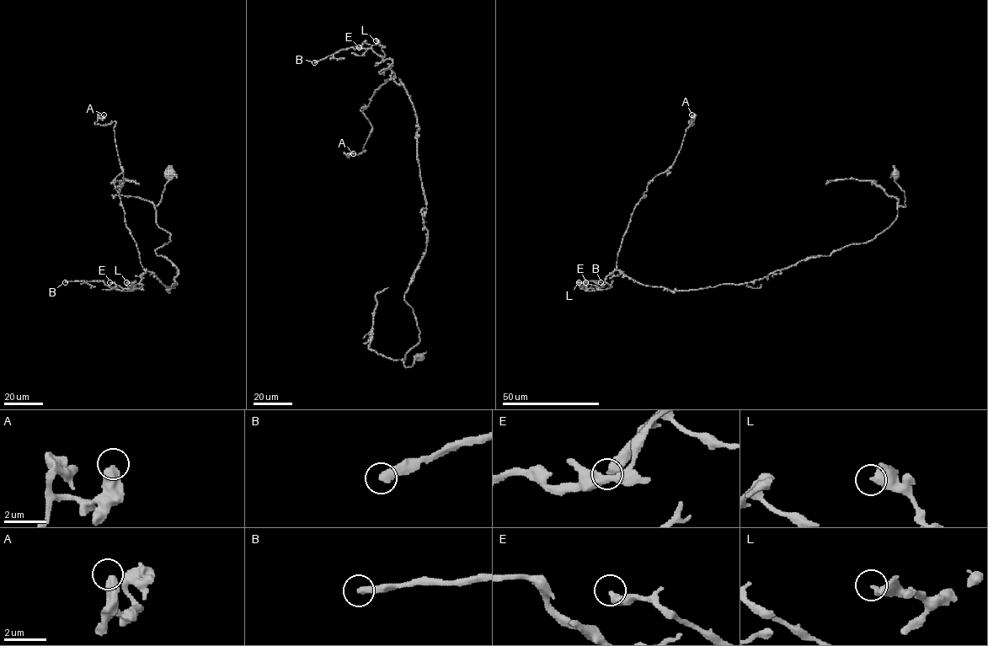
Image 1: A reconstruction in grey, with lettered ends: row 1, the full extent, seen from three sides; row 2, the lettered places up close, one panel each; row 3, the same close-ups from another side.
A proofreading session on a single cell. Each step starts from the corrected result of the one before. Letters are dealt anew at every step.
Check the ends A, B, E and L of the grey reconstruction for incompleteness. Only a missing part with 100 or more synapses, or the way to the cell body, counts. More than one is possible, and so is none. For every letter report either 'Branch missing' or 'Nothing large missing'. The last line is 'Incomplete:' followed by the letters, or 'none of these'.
A: Nothing large missing
B: Branch missing
E: Nothing large missing
L: Nothing large missing
Incomplete: B

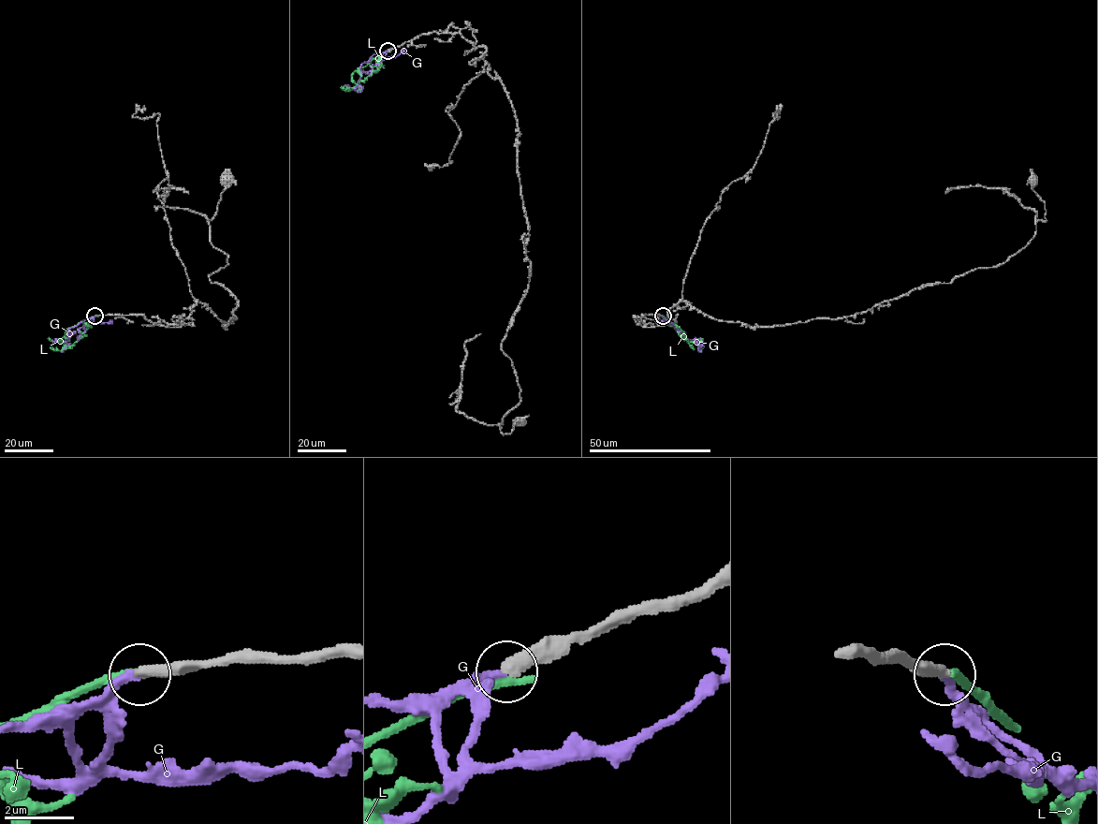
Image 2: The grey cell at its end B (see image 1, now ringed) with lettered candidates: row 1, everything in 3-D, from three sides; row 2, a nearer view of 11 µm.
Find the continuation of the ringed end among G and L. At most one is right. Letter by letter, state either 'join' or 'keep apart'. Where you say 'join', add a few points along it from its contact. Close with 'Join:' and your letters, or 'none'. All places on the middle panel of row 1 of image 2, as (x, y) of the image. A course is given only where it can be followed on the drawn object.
G: join; it runs (387, 51), (374, 53), (361, 65), (358, 83), (360, 89), (357, 91), (345, 85)
L: keep apart
Join: G

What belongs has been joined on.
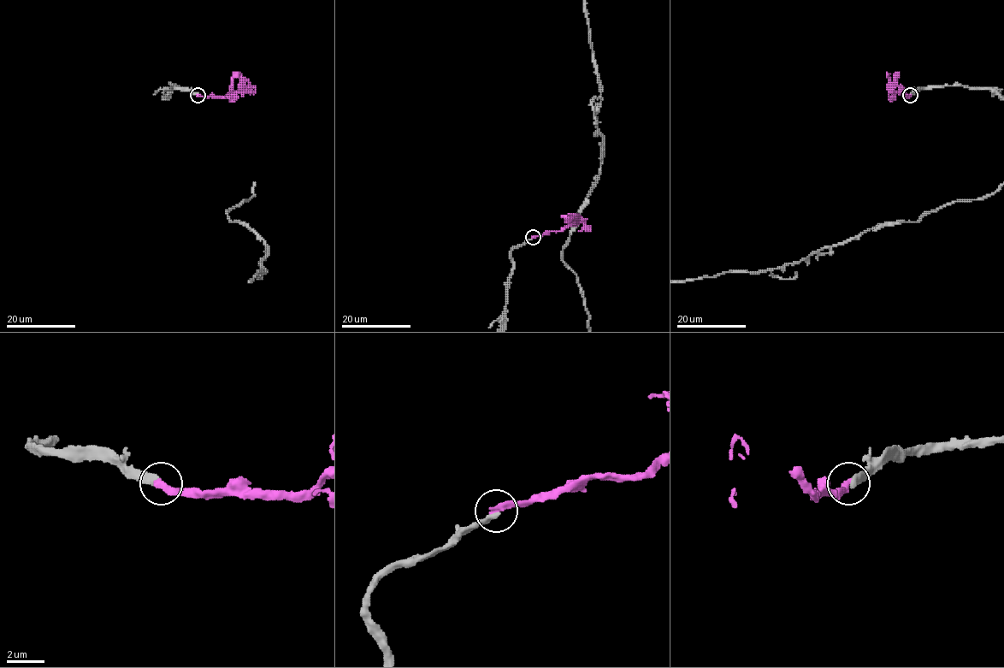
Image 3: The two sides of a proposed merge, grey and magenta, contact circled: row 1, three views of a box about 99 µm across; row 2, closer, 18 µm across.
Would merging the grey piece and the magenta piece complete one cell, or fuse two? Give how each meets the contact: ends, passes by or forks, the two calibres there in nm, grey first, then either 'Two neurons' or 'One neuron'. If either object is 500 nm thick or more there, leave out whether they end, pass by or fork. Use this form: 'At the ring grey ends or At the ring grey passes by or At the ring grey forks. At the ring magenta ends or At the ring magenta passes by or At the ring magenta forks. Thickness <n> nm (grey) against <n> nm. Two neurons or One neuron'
At the ring grey ends. At the ring magenta ends. Thickness 380 nm (grey) against 400 nm. One neuron

